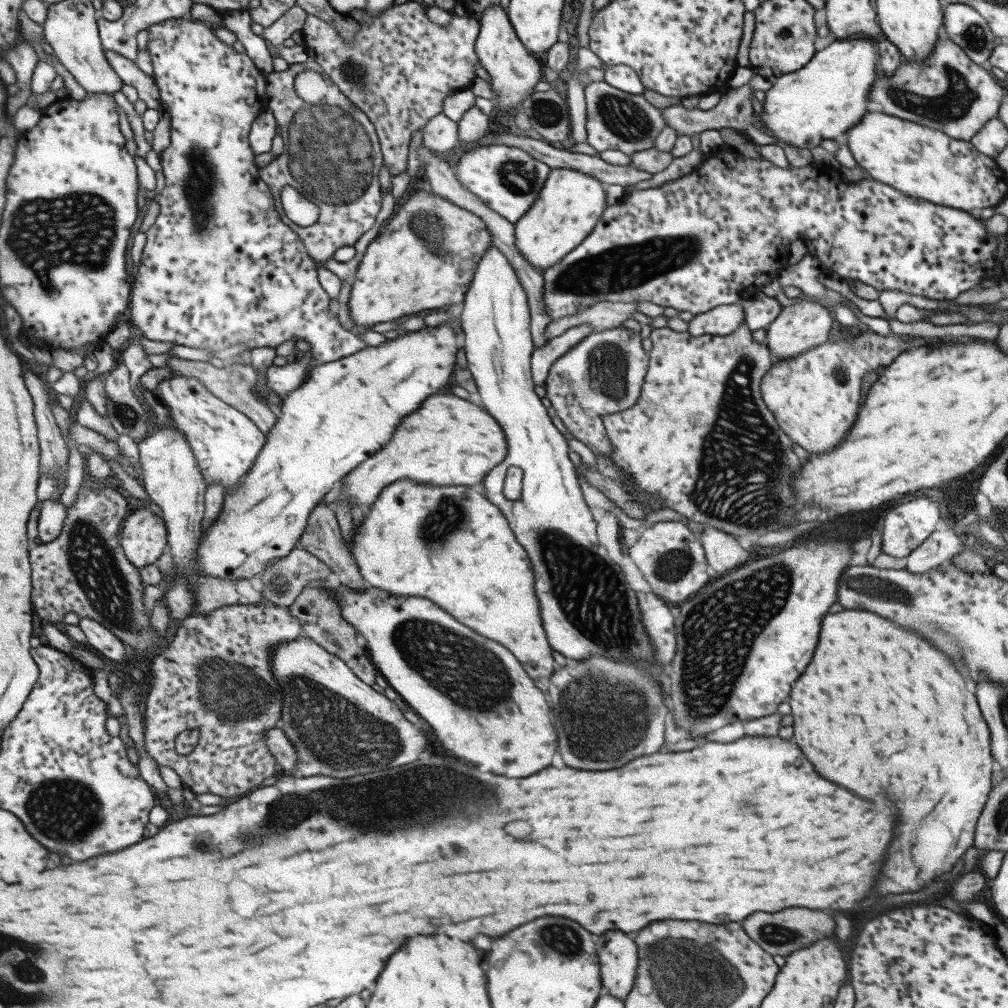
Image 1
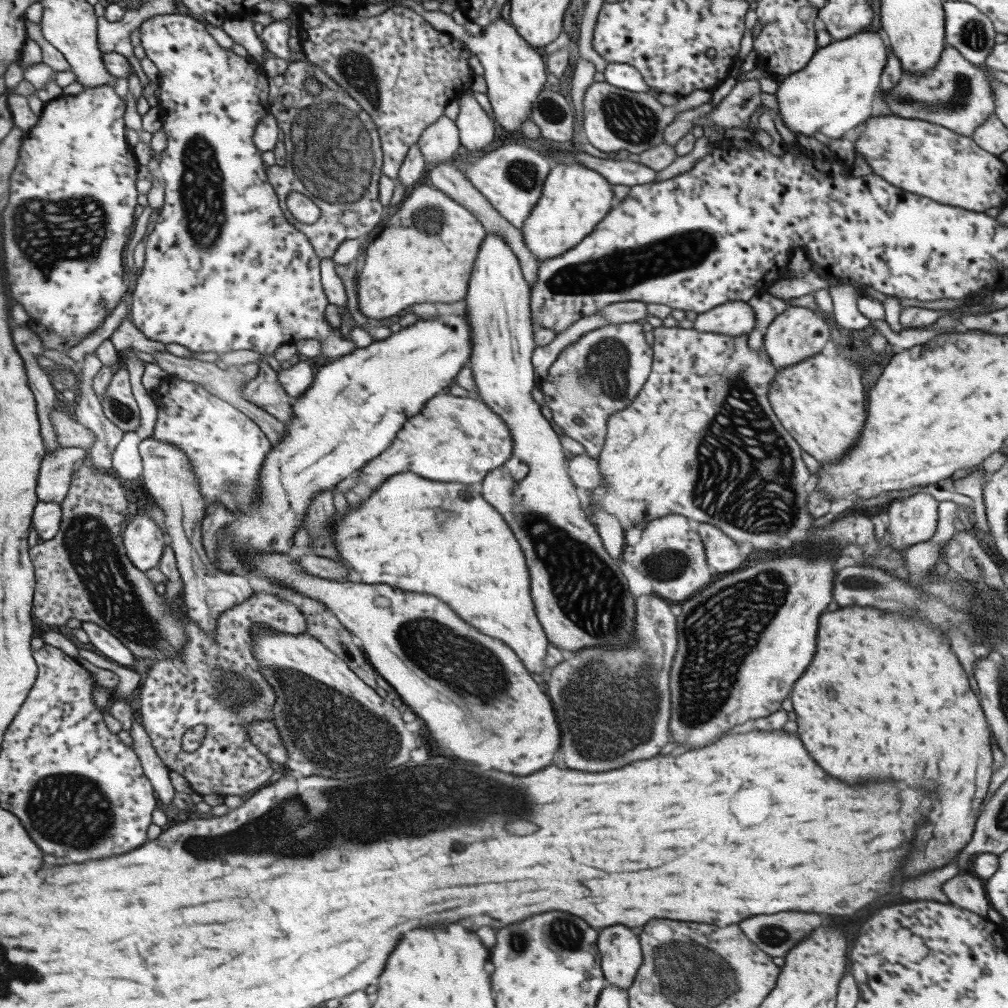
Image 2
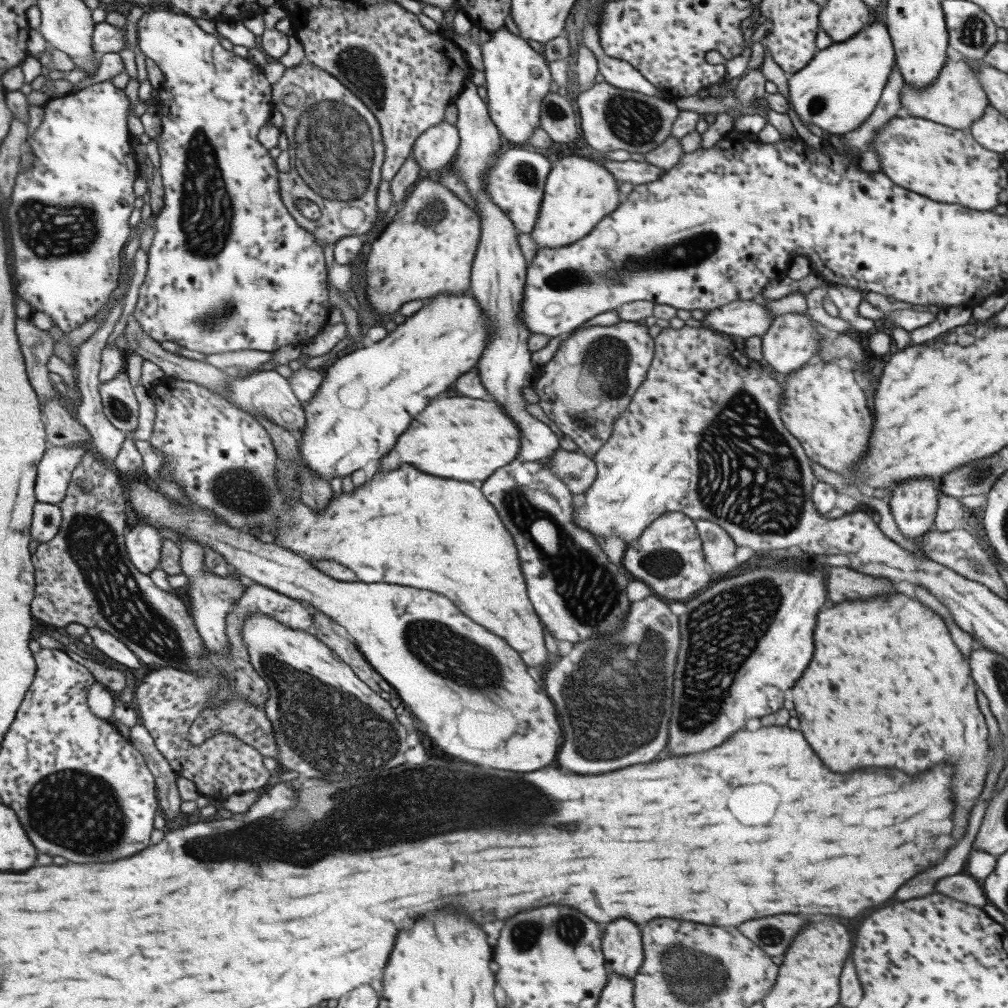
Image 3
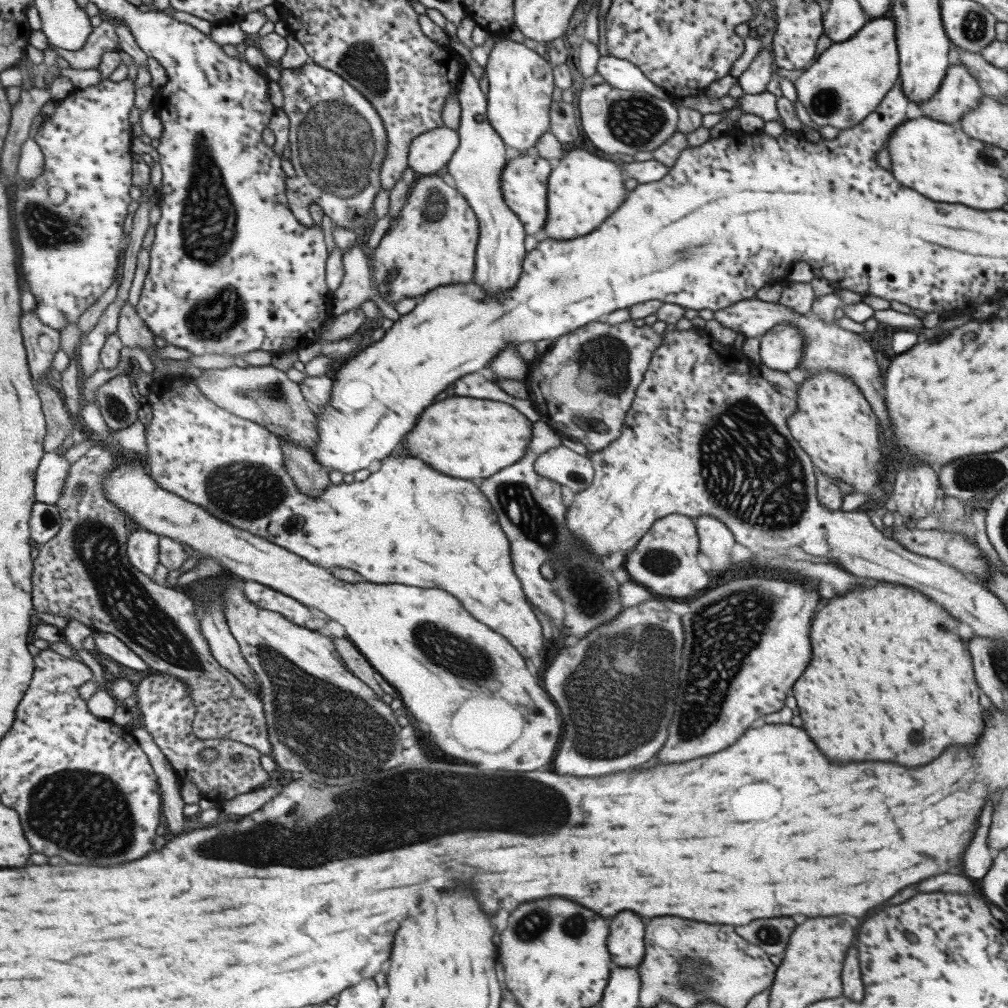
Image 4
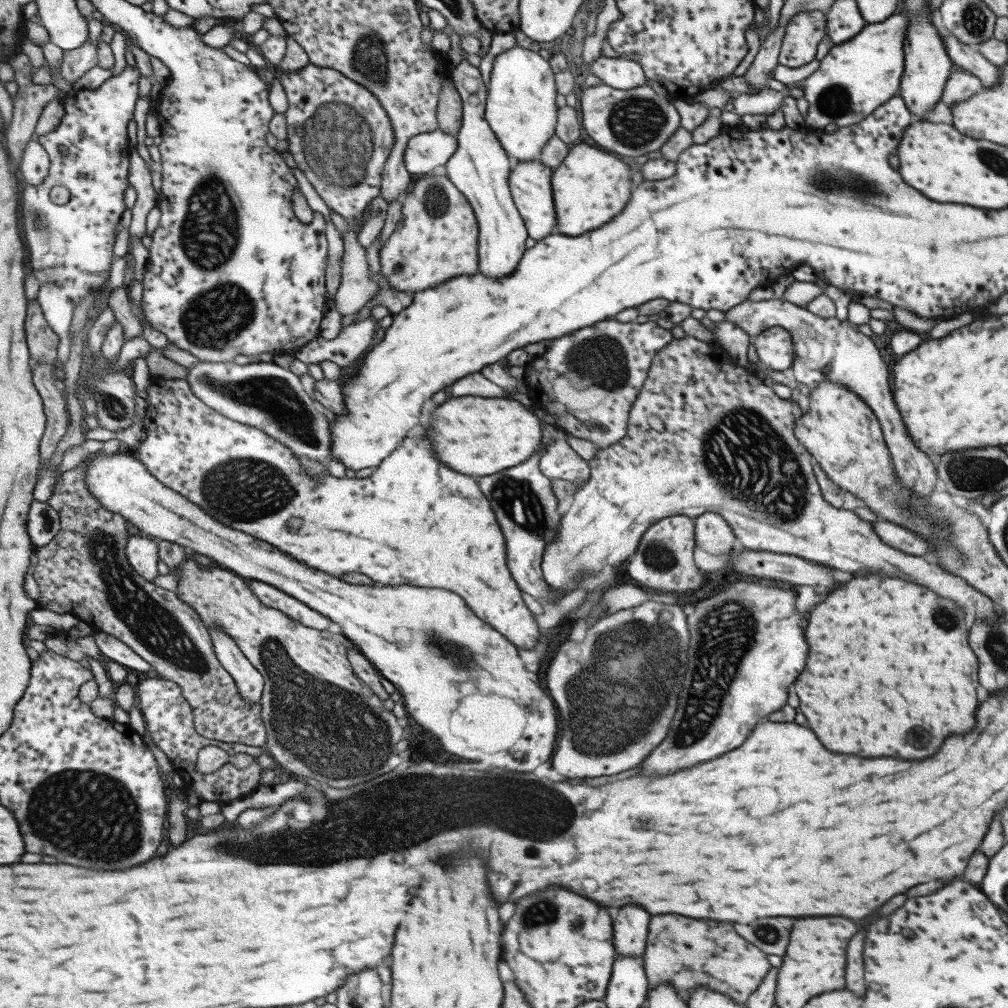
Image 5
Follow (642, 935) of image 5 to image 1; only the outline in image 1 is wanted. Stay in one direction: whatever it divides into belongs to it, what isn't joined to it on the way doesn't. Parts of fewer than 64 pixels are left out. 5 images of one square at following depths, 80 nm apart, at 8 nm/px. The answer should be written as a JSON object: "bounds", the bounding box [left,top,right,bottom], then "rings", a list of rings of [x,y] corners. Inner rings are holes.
{"bounds":[595,930,638,1000],"rings":[[[619,930],[595,936],[603,992],[623,1000],[634,985],[638,952],[631,938]]]}

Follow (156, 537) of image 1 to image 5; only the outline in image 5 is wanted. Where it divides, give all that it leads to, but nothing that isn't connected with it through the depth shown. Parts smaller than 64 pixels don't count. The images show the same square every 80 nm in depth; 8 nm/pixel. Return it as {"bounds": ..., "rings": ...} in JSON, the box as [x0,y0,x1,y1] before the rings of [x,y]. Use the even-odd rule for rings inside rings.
{"bounds":[126,534,159,581],"rings":[[[137,534],[129,540],[126,555],[131,566],[147,580],[152,581],[159,576],[159,539],[151,539],[146,534]]]}

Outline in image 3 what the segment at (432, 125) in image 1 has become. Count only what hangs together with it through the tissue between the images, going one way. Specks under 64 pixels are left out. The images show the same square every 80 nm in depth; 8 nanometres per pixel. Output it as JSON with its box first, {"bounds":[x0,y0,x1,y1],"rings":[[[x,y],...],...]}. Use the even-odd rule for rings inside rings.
{"bounds":[412,120,460,174],"rings":[[[446,120],[425,131],[416,141],[412,154],[421,162],[423,174],[435,173],[451,167],[460,147],[459,129]]]}

